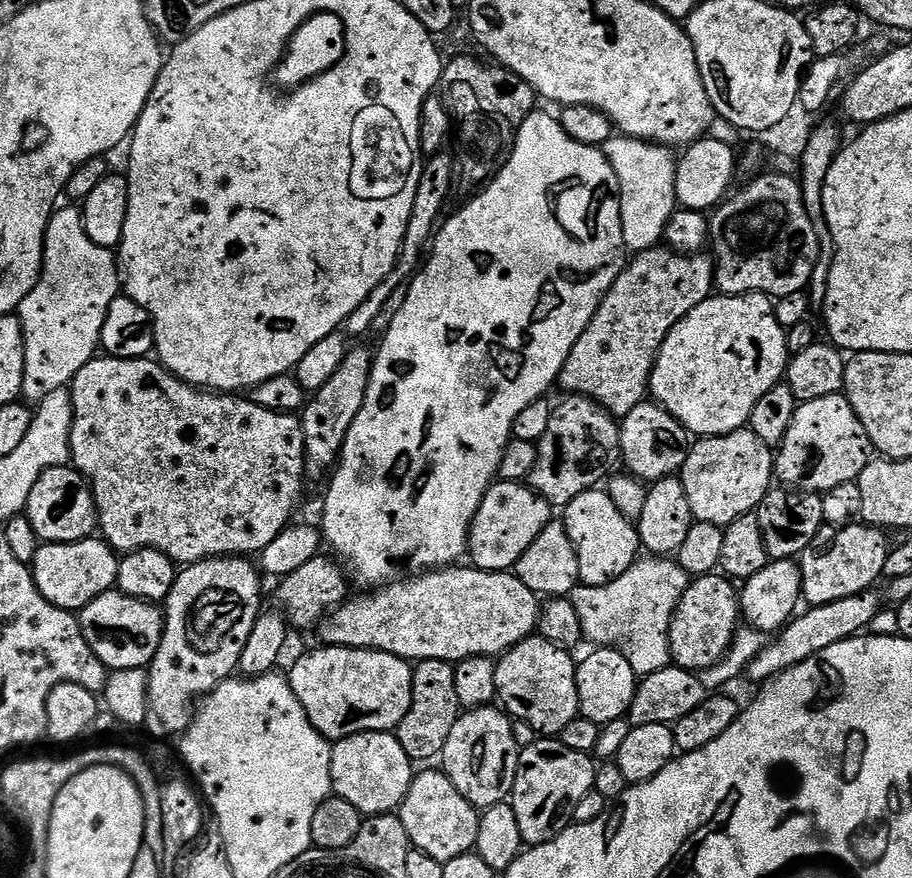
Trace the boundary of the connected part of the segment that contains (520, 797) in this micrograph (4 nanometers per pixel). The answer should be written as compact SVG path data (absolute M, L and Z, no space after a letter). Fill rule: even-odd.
M537 738L532 746L520 750L510 803L525 845L550 842L573 823L578 802L596 787L597 767L597 761L589 753L570 749L560 738Z

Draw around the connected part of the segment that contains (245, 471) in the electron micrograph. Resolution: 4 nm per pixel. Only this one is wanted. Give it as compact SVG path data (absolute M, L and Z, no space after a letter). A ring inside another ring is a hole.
M94 358L86 366L82 366L82 370L78 370L78 374L70 385L72 394L72 433L70 434L70 442L72 443L71 463L74 465L76 471L83 474L85 480L92 486L92 493L96 499L98 528L101 533L104 531L104 533L102 533L103 539L112 549L117 553L127 554L129 552L138 552L141 548L157 548L158 551L166 553L177 565L187 566L189 564L196 564L199 560L211 560L213 556L247 557L249 554L258 554L266 546L270 546L270 542L274 542L274 538L278 538L278 534L282 534L284 528L293 523L295 516L292 515L295 514L296 507L300 504L300 495L304 492L304 480L306 481L306 469L304 466L304 431L300 429L299 419L297 419L295 415L287 412L266 410L262 406L258 406L250 398L245 398L240 394L217 394L212 390L201 390L173 376L163 364L152 358L141 358L138 360L117 360L115 358L100 359L101 358Z

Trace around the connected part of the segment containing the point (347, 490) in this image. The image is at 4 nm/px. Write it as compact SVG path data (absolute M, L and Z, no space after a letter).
M537 110L524 119L516 132L516 142L508 161L476 198L473 204L466 205L457 216L443 221L435 237L436 249L433 250L428 265L426 260L423 267L411 277L403 293L405 296L400 309L391 313L392 321L384 332L384 341L381 342L380 349L377 347L374 352L366 402L362 402L362 410L358 410L358 418L354 418L350 434L346 434L344 449L340 452L339 461L330 476L332 485L329 486L328 497L324 500L322 536L327 547L329 544L333 548L331 551L342 561L351 583L355 587L357 584L360 590L375 590L386 584L394 584L405 574L423 574L429 570L455 565L459 561L456 559L467 553L468 531L472 526L472 519L478 514L478 506L482 506L482 498L488 493L489 486L497 483L500 464L503 462L504 451L513 438L516 419L530 406L530 402L547 397L548 387L559 381L562 366L566 358L570 358L570 350L574 350L574 342L582 338L602 298L626 263L620 213L620 183L614 174L614 166L610 166L603 147L583 144L570 138L570 134L566 134L555 115Z

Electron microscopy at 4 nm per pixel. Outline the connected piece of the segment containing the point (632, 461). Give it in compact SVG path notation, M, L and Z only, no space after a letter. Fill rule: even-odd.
M655 402L639 404L622 417L619 426L622 464L637 480L655 482L679 473L688 457L690 433L665 408Z

